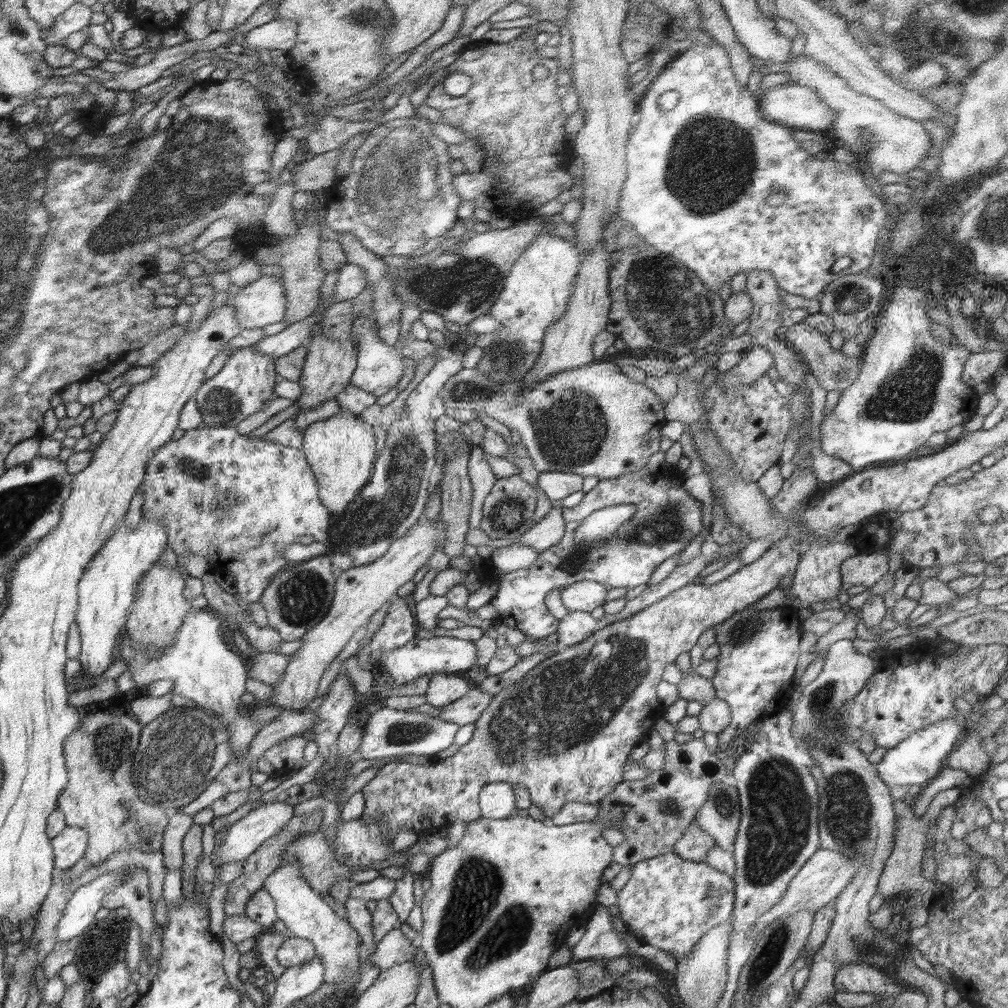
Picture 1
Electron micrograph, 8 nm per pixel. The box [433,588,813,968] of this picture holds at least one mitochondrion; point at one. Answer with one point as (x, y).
(567, 704)

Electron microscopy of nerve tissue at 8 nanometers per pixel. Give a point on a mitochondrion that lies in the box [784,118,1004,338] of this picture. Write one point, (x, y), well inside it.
(850, 300)

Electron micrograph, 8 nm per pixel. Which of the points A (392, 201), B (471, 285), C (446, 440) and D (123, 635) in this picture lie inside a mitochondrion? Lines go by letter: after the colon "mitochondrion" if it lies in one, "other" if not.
A: mitochondrion
B: mitochondrion
C: mitochondrion
D: other

